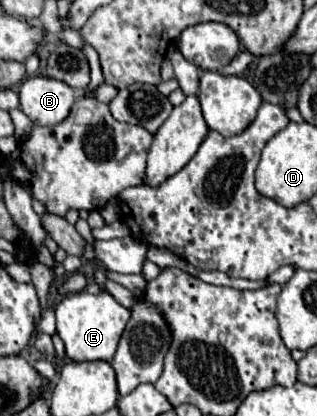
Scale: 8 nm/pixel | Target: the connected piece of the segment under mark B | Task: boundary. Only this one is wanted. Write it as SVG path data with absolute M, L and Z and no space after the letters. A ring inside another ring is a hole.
M28 77L20 87L20 109L34 125L58 125L70 113L76 93L70 85L50 77Z

